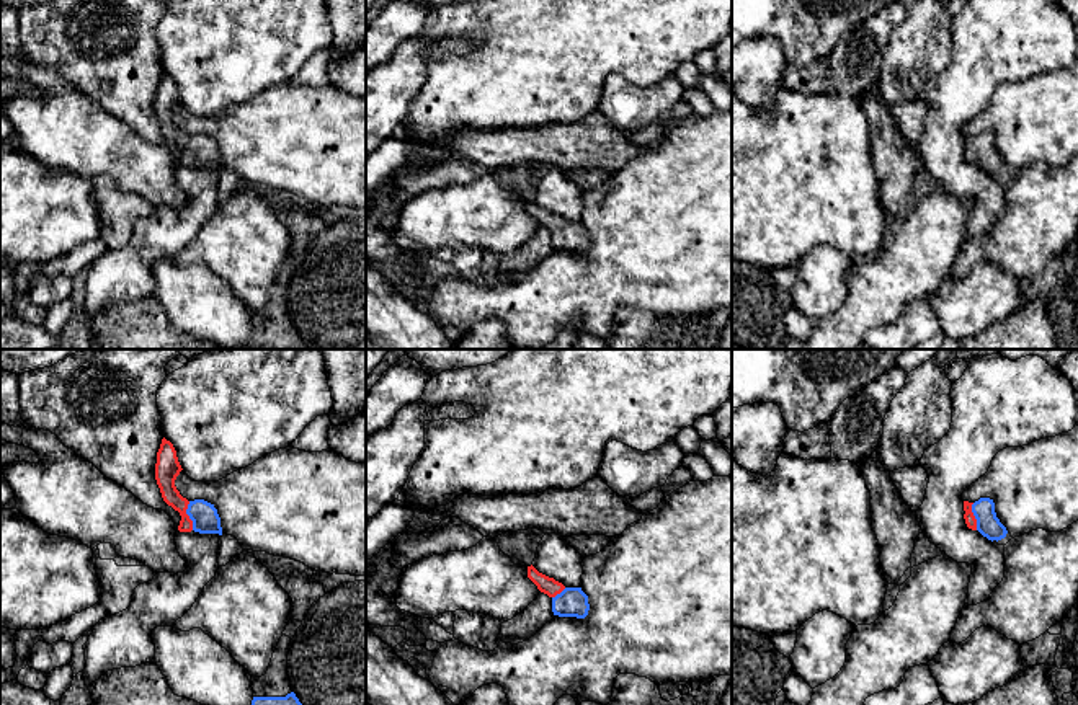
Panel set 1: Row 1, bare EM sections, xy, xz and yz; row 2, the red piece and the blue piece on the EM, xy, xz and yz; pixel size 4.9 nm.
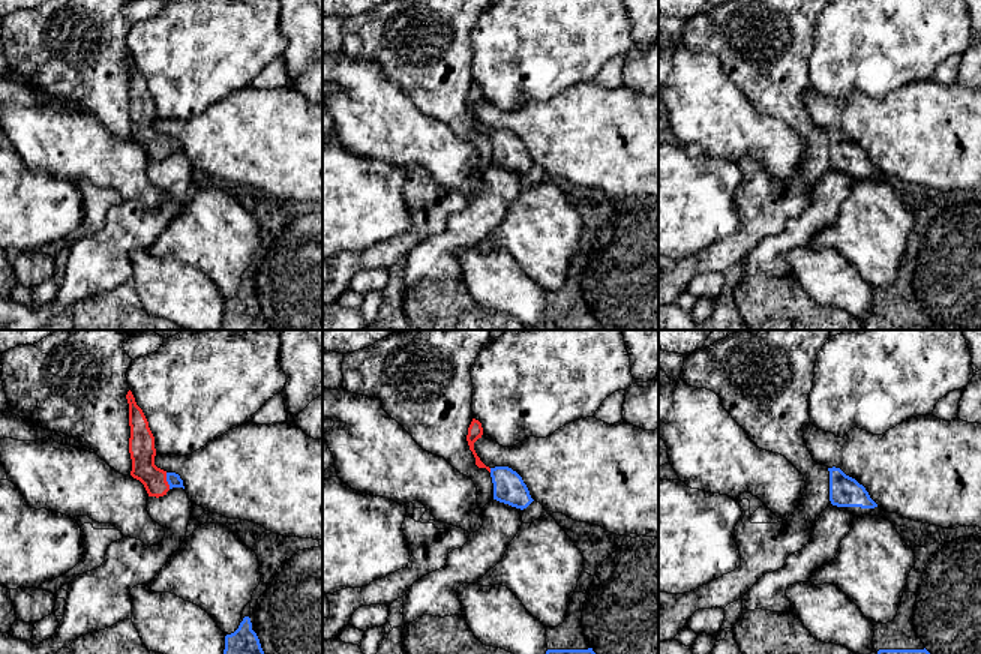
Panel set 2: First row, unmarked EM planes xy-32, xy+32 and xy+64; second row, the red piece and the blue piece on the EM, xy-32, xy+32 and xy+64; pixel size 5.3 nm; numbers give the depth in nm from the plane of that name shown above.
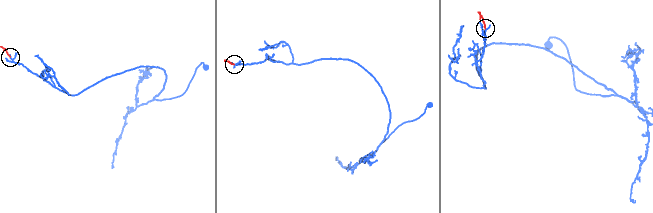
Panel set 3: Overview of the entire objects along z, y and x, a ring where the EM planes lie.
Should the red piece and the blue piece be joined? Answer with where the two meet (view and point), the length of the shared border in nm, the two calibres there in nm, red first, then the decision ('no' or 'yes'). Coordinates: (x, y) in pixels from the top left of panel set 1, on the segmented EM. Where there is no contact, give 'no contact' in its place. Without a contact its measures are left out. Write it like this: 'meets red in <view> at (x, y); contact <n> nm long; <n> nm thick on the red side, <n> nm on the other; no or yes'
meets red in xy at (188, 516); contact 150 nm long; 120 nm thick on the red side, 130 nm on the other; yes

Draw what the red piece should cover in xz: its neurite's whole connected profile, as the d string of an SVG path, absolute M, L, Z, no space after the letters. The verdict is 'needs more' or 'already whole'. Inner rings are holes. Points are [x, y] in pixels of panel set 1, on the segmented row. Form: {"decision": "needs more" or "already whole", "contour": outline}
{"decision": "needs more", "contour": "M528 566L528 578L552 599L552 612L559 617L585 619L590 610L588 596L581 588L565 588L562 583Z"}

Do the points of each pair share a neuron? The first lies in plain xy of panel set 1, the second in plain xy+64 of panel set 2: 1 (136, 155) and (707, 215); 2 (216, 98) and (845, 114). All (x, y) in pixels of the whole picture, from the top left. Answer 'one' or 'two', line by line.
1: two
2: two

